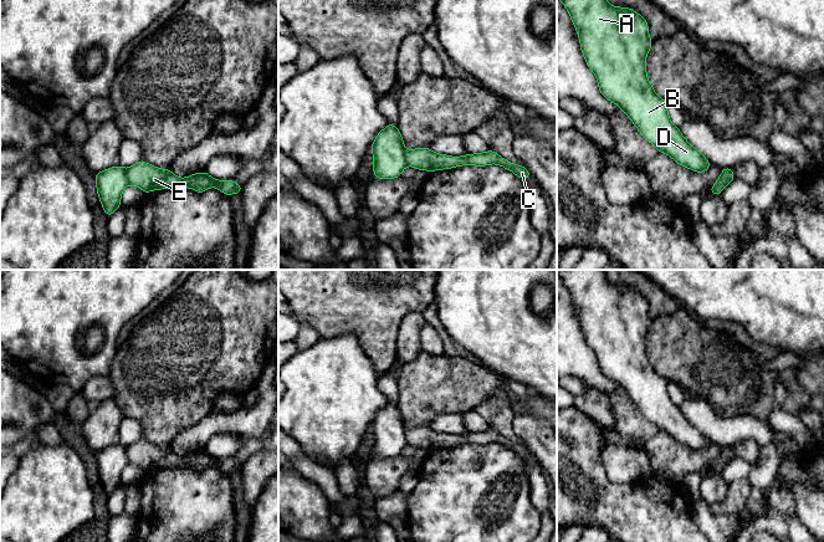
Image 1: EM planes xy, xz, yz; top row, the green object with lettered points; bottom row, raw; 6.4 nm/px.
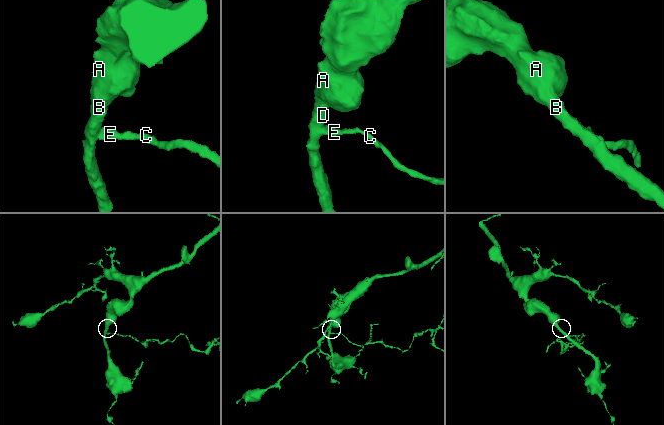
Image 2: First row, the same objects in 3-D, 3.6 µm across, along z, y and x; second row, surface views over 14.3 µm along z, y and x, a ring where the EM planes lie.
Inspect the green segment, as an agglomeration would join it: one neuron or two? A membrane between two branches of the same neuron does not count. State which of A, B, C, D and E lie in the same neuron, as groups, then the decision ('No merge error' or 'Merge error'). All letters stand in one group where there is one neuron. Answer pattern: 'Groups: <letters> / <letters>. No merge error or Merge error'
Groups: A B D / C E. Merge error

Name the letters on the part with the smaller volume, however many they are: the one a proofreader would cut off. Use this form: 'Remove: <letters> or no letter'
Remove: C, E

